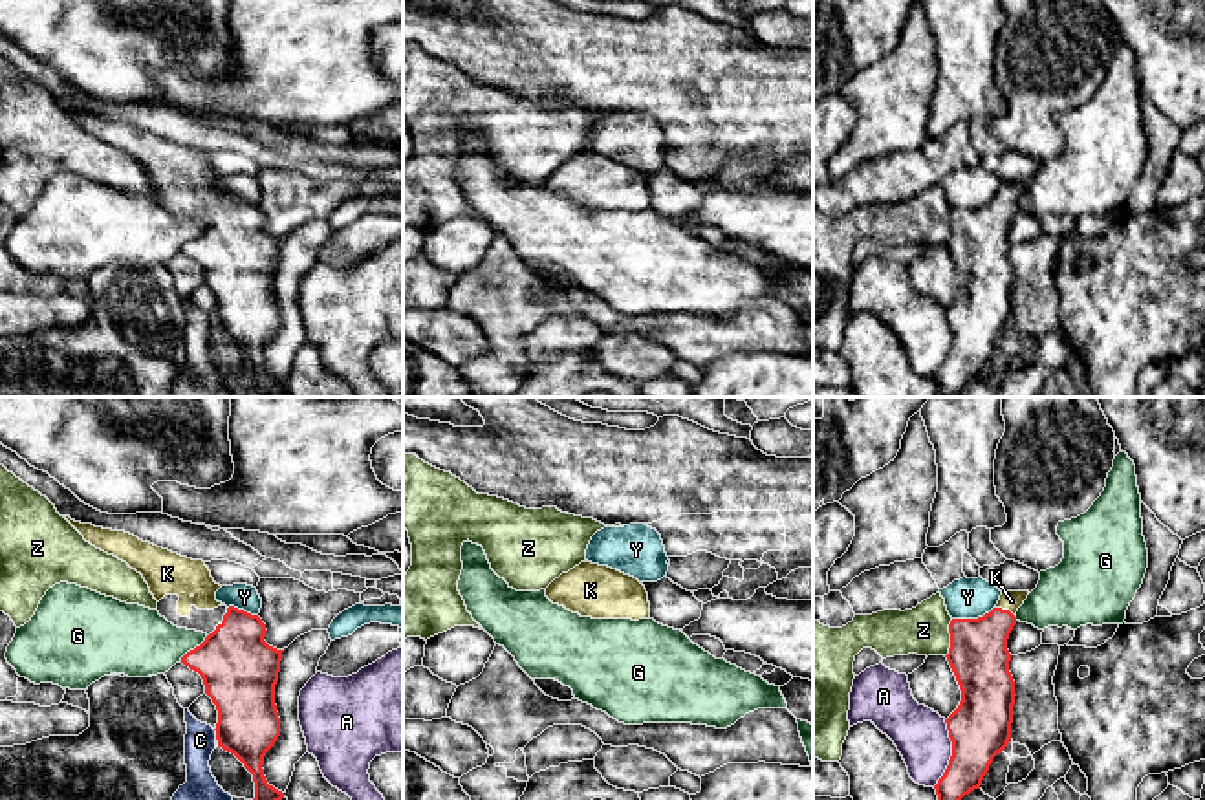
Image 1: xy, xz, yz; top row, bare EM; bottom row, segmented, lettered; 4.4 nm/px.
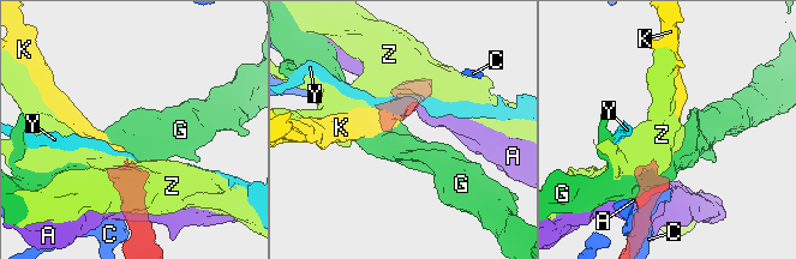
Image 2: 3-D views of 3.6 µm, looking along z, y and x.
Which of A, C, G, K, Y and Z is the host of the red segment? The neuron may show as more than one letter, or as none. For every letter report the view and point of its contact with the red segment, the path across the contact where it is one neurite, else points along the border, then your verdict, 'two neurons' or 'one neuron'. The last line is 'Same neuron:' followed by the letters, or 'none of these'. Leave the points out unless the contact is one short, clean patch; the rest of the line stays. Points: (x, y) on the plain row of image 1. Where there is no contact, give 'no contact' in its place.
A: meets red in yz at (953, 343); two neurons
C: meets red in xy at (217, 324); two neurons
G: meets red in xy at (195, 238); border along xy (207, 226), (180, 251); two neurons
K: meets red in yz at (1006, 200); runs through yz (978, 246), (982, 231), (1006, 200), (1011, 191); one neuron
Y: meets red in yz at (973, 209); two neurons
Z: meets red in yz at (951, 227); border along yz (953, 209), (945, 246); two neurons
Same neuron: K

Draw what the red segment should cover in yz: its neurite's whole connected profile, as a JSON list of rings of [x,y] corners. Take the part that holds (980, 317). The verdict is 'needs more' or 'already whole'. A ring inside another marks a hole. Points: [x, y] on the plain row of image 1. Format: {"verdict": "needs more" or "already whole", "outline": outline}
{"verdict": "needs more", "outline": [[[1007,181],[978,209],[952,209],[945,245],[961,280],[958,298],[945,309],[952,346],[934,375],[939,397],[952,397],[980,379],[996,344],[1011,330],[1015,271],[1007,229],[1029,181]]]}

